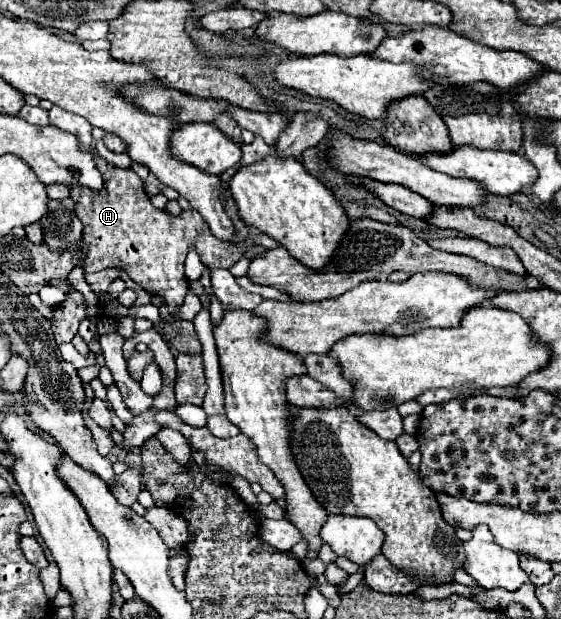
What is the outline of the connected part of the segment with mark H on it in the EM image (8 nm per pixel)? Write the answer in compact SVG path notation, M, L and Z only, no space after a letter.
M99 159L99 171L103 171L103 177L107 179L107 187L103 187L103 191L76 185L70 193L76 204L75 212L83 221L81 241L89 247L87 257L81 261L87 273L121 267L149 295L163 297L169 305L169 312L173 313L176 307L181 306L189 289L183 263L191 245L199 251L205 267L231 267L243 257L239 247L231 247L231 243L215 239L197 211L187 209L179 217L173 217L163 209L155 209L135 171L119 169L105 159Z

